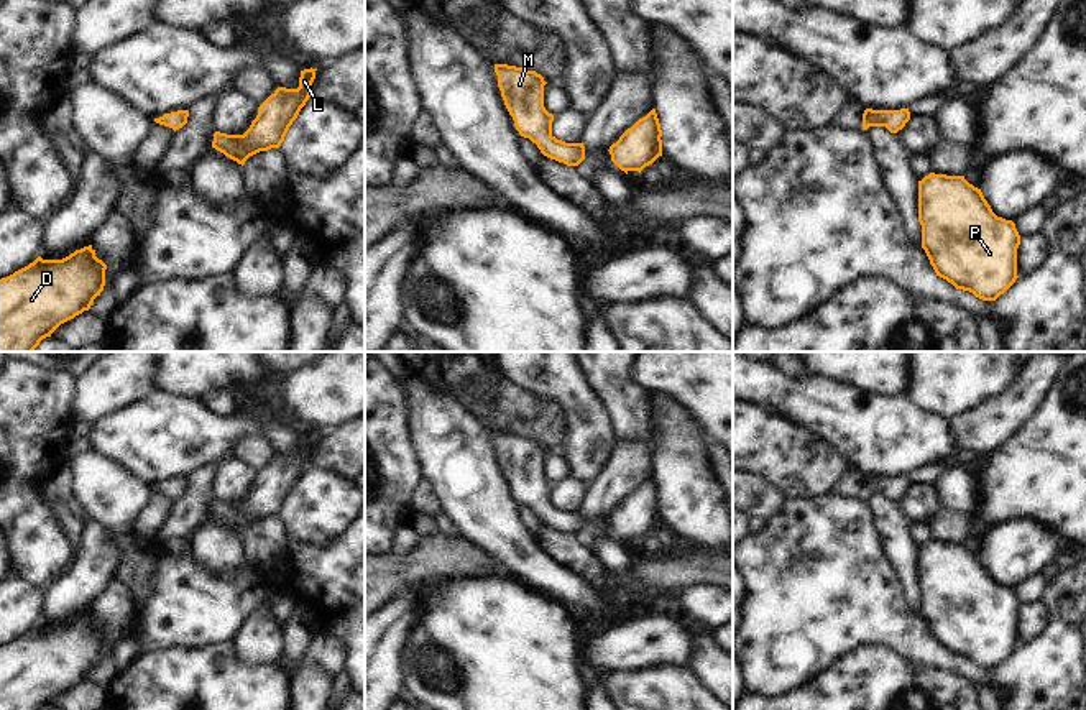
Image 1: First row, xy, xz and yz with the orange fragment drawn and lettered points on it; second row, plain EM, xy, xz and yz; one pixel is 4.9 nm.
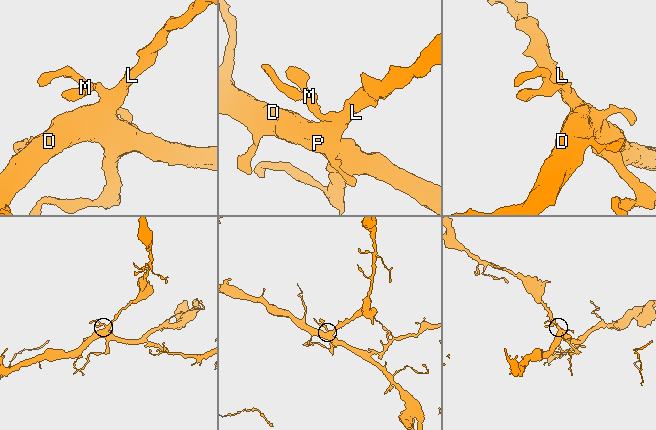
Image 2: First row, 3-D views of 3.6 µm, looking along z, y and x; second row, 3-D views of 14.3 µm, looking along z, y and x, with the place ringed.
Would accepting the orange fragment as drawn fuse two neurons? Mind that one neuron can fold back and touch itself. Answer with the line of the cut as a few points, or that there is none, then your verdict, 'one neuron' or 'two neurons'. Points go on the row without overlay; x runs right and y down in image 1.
no cut; one neuron

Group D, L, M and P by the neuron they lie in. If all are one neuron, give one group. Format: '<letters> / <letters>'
D L M P

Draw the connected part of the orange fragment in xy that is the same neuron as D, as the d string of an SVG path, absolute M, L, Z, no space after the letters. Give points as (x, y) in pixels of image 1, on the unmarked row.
M92 613L76 618L62 628L43 628L38 625L28 634L0 648L0 710L41 710L64 690L89 679L94 667L105 654L107 633L95 625Z

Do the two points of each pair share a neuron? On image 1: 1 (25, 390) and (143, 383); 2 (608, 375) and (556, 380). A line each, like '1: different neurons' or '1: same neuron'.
1: different neurons
2: different neurons

